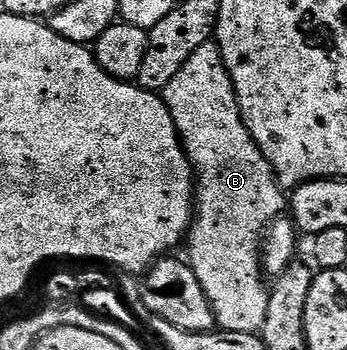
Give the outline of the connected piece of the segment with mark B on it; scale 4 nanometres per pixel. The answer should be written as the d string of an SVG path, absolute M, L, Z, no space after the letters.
M215 41L202 44L202 48L198 48L198 52L194 52L186 64L182 64L178 76L166 84L162 97L194 171L193 220L186 238L186 246L190 248L188 263L202 284L221 329L261 333L266 322L266 309L269 308L269 289L262 278L261 242L266 229L287 209L288 200L272 165L260 153L242 120L232 77L224 66L222 52Z

